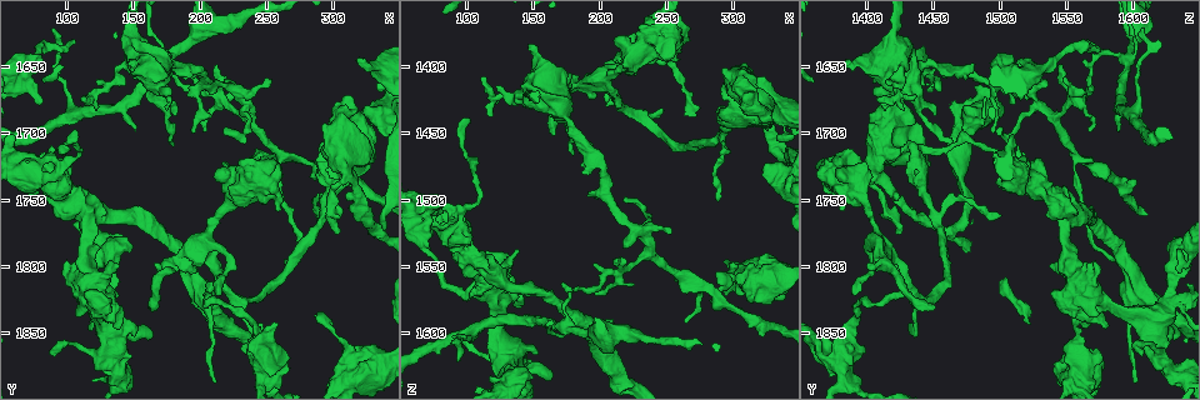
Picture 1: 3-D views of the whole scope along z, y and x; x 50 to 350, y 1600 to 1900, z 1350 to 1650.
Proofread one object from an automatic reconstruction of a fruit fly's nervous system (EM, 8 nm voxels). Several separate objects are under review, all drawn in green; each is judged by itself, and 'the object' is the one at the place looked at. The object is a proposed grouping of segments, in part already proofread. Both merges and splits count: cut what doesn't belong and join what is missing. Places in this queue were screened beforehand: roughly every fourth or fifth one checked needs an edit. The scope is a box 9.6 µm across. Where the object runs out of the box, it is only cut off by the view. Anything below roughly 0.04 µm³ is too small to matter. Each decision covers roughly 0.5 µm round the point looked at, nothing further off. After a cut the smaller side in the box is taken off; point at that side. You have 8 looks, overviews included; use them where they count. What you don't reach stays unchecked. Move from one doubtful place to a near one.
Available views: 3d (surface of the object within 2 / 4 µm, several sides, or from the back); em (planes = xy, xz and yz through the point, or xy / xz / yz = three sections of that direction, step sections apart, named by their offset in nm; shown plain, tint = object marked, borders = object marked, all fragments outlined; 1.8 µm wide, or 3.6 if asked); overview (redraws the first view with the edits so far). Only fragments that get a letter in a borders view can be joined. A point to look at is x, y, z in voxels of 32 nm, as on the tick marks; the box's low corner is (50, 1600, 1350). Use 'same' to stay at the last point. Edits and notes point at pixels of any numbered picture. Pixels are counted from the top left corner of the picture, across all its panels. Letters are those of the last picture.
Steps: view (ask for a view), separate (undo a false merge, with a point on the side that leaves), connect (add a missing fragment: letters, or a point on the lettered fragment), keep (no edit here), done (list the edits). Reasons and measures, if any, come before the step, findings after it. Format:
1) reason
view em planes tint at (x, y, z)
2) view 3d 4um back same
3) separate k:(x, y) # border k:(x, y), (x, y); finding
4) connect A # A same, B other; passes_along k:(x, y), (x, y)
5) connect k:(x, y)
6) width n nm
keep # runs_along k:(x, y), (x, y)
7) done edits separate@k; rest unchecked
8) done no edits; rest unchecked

calibre changes
view 3d 4um at (68, 1724, 1508)

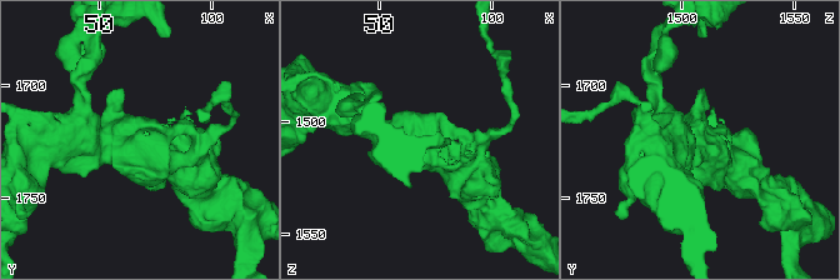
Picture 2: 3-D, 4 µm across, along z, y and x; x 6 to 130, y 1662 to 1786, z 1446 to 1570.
need the tissue
view em 3.6um xy step 16 tint at (70, 1724, 1511)

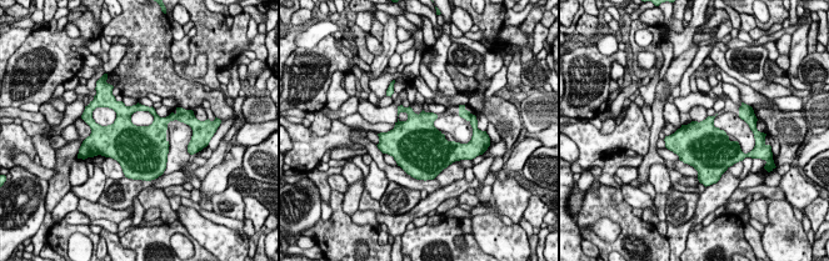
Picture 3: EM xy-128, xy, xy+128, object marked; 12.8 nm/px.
another direction
view em 3.6um planes borders same

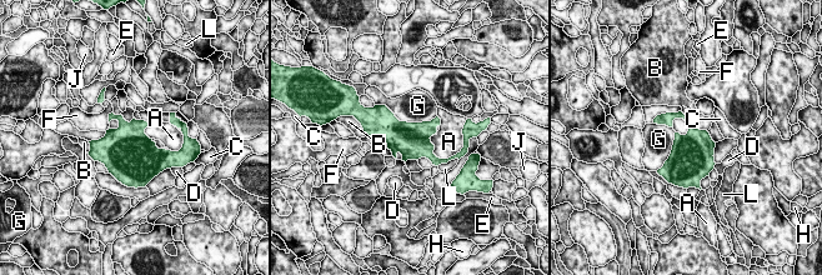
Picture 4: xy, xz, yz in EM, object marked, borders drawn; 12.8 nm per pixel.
keep # A other, B other, C other, D other, E other, F other, G other, H other, J other, L other; border 4:(382, 104), (400, 120), (436, 116); one neuron here

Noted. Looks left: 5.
view 3d 4um at (78, 1642, 1502)

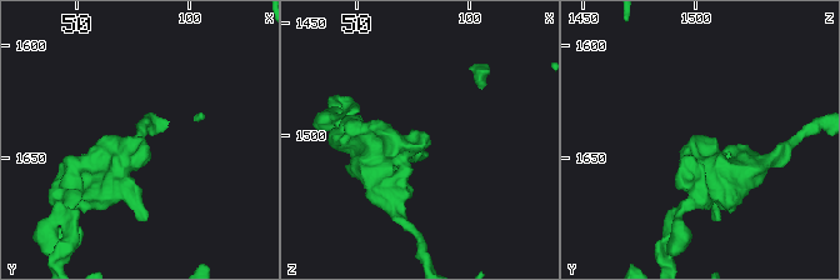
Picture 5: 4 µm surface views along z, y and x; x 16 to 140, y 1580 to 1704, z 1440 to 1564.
view em yz step 4 borders at (78, 1644, 1501)

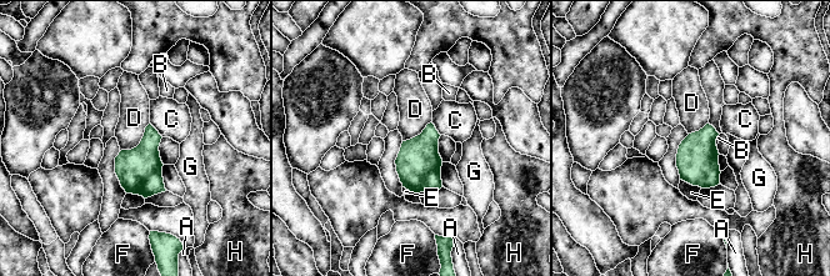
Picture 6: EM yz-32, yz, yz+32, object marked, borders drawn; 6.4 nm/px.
width 220 nm; longest_contact D 260 nm
keep # A other, B other, C other, D other, E other, F other, G other, H other; no lettered fragment goes on from it

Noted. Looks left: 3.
free end
view em planes tint at (250, 1722, 1396)

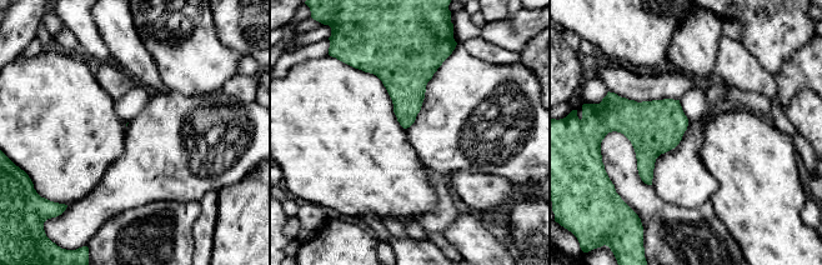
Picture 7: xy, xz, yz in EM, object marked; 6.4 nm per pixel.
view em planes borders same

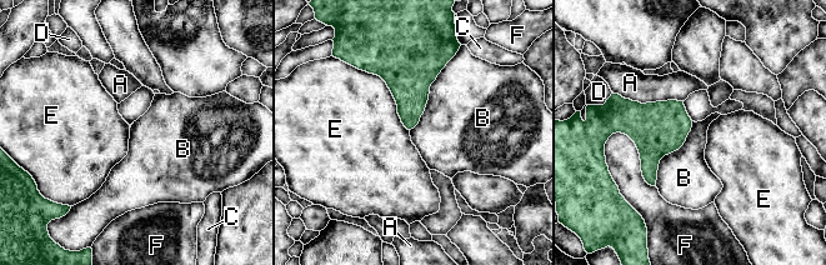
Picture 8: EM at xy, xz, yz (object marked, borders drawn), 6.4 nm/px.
keep # A other, B other, C other, D other, E other, F other; border 8:(455, 55), (410, 130); none of them fits

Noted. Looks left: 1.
done no edits; rest unchecked

